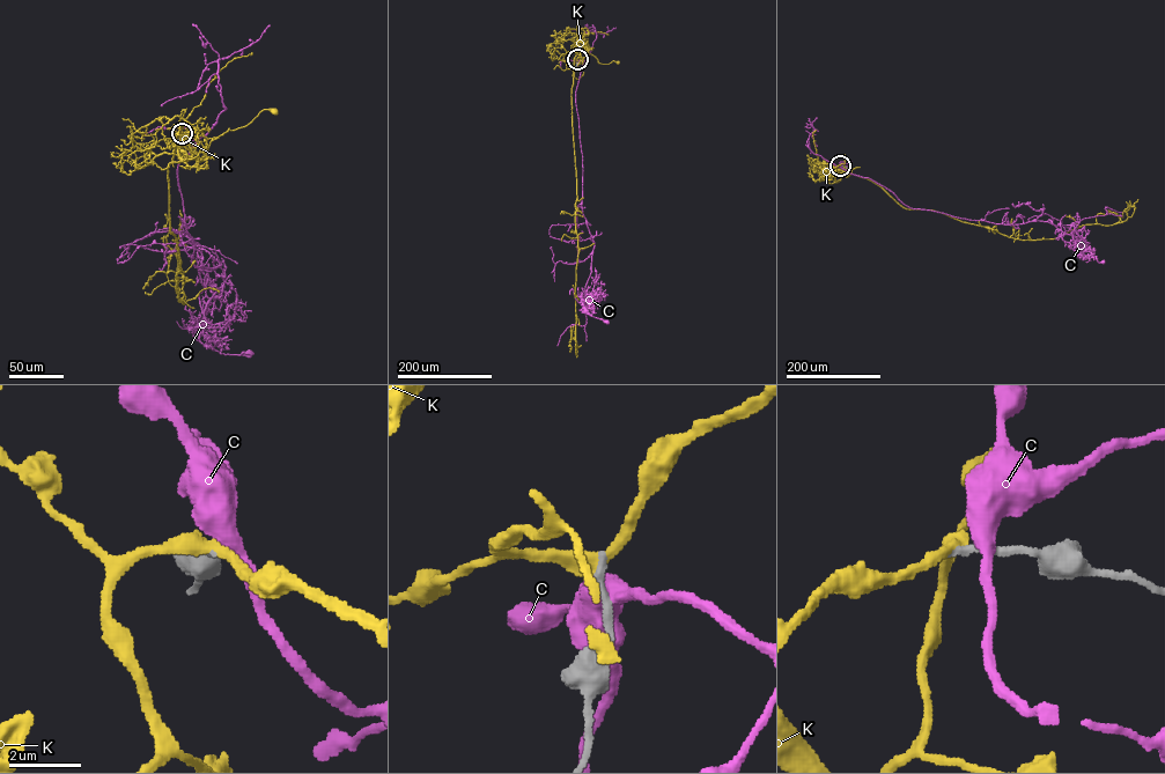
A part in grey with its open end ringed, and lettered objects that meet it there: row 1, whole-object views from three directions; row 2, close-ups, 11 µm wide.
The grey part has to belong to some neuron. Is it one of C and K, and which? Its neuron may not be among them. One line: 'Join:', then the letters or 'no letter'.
Join: no letter

